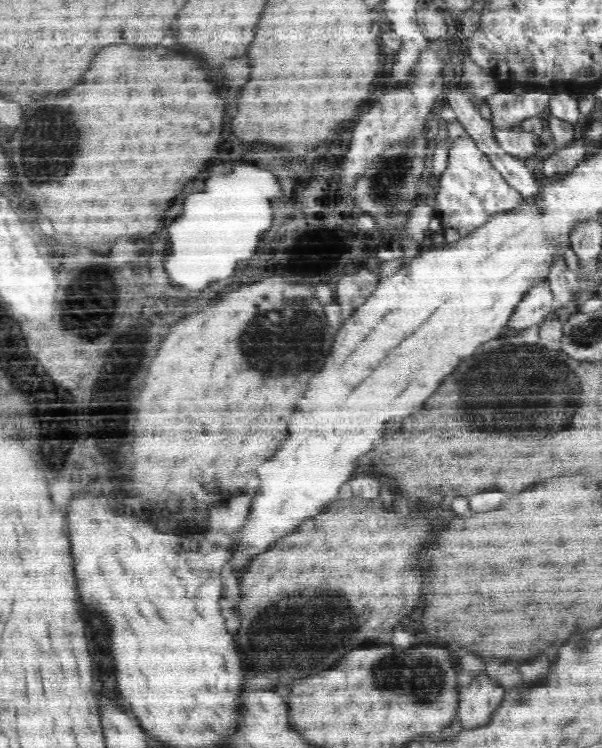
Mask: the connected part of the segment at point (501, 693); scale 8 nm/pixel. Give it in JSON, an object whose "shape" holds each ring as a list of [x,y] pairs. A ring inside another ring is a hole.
{"shape":[[[484,680],[482,688],[478,684],[464,686],[460,690],[460,702],[457,710],[457,720],[461,722],[463,730],[474,730],[486,726],[494,718],[494,710],[502,706],[506,690],[492,688],[494,684]]]}

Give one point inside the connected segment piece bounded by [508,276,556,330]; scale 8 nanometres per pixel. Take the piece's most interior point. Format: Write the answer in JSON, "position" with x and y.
{"position":[539,300]}

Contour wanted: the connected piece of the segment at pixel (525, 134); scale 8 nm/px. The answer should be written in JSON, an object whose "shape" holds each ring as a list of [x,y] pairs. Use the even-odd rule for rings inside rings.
{"shape":[[[522,127],[495,130],[494,133],[506,151],[523,160],[527,157],[534,158],[534,154],[538,154],[546,146],[544,142],[546,136],[542,136],[542,133],[524,130]]]}

